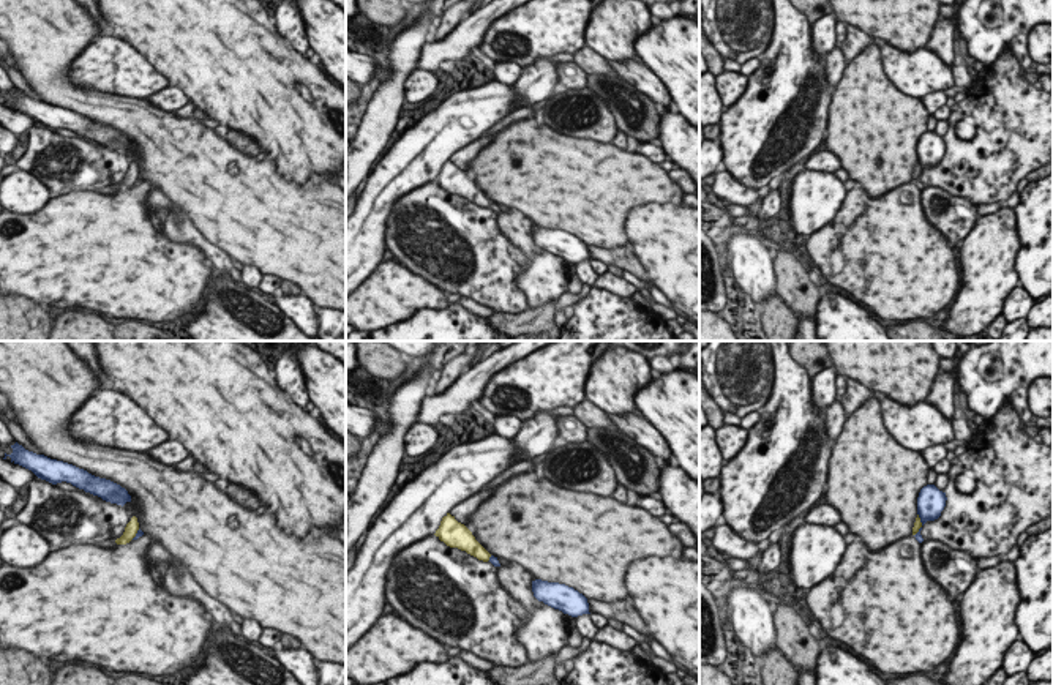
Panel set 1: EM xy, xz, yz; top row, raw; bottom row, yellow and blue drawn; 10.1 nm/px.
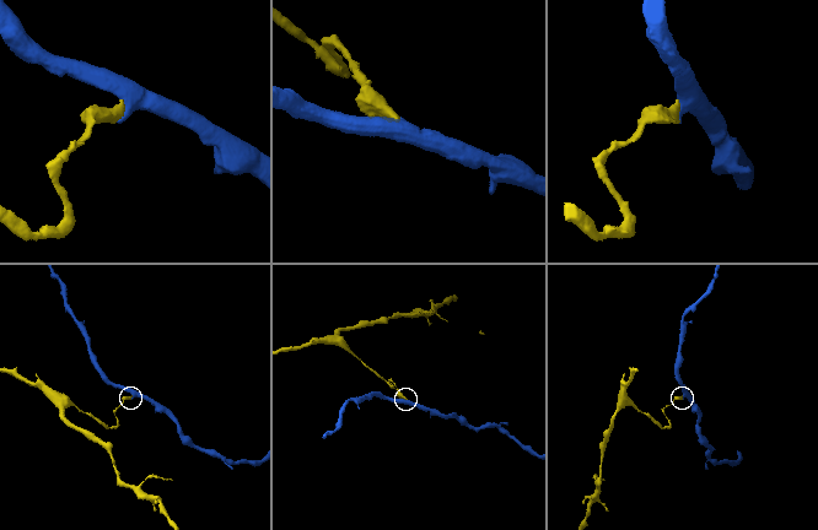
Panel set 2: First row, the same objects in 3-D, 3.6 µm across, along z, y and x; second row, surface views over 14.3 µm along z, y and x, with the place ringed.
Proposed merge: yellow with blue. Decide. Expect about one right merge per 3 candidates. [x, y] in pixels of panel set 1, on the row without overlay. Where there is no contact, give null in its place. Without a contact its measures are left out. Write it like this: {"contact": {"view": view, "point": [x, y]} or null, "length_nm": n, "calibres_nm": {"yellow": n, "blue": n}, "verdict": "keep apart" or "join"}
{"contact": {"view": "yz", "point": [921, 171]}, "length_nm": 240, "calibres_nm": {"yellow": 90, "blue": 280}, "verdict": "keep apart"}

